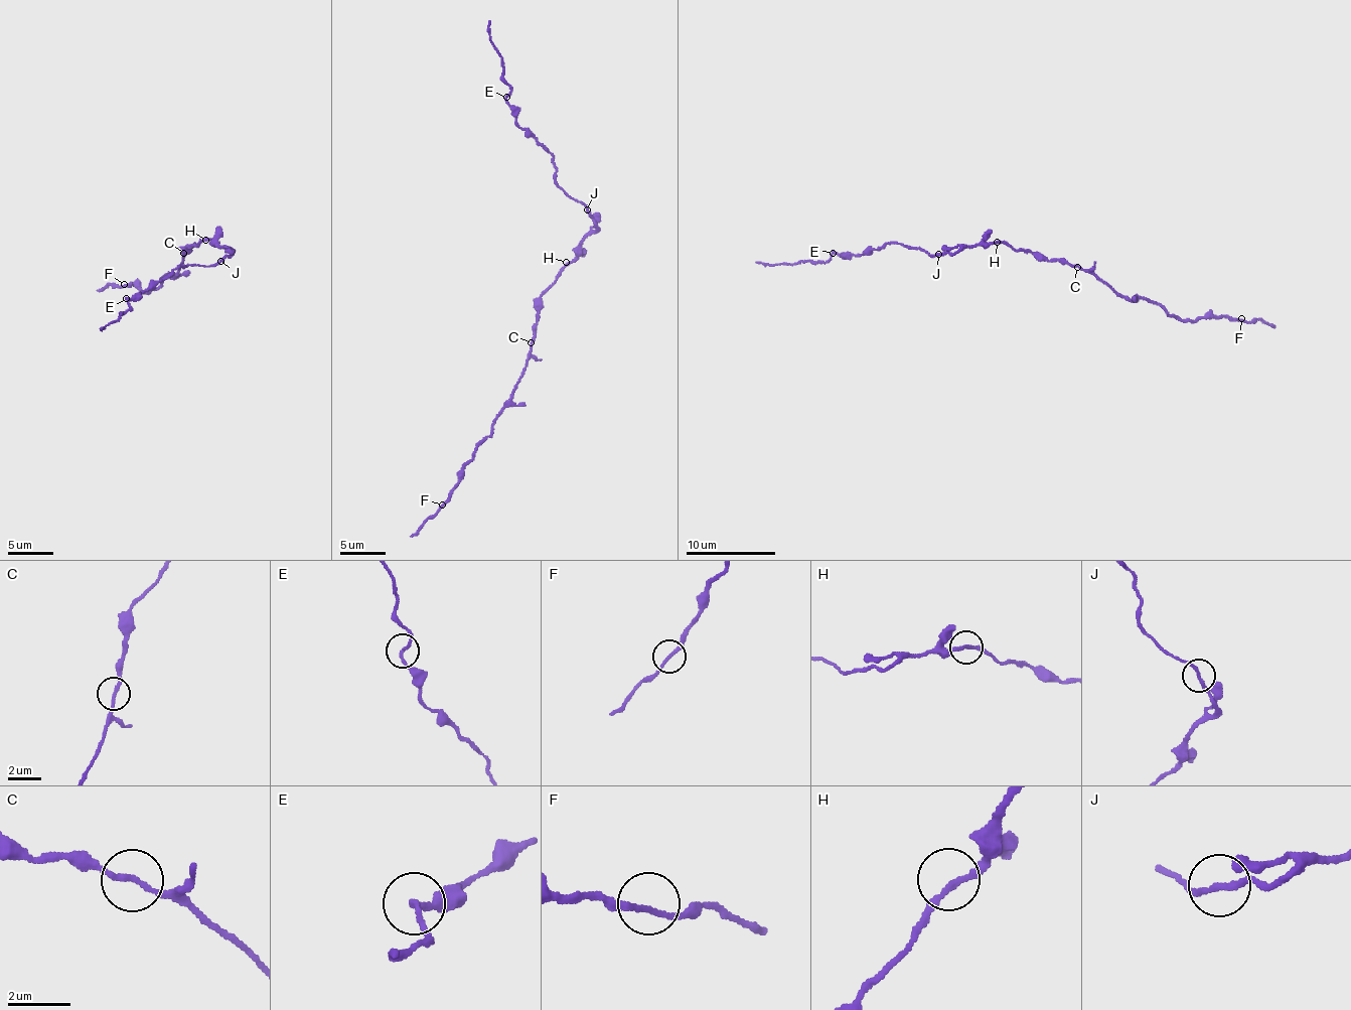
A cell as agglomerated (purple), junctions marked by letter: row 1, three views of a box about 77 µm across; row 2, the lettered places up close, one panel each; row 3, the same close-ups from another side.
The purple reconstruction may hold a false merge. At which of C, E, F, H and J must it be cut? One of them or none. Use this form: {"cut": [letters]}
{"cut": []}

